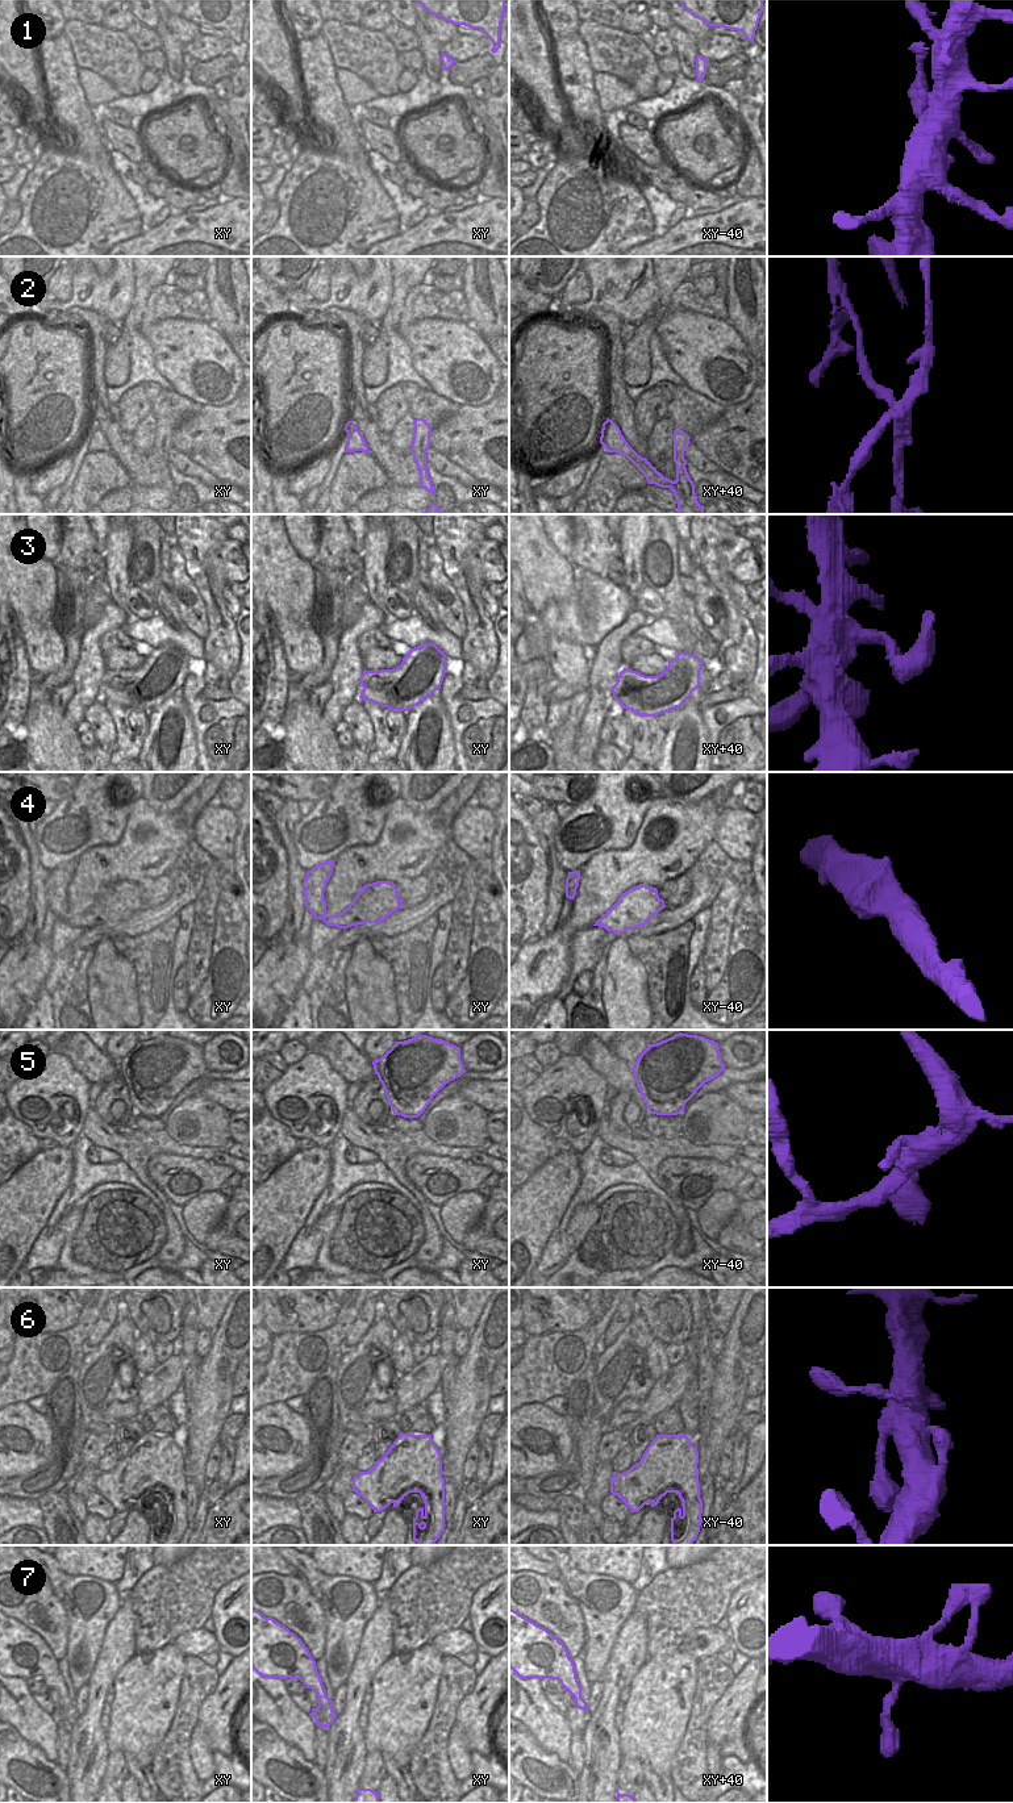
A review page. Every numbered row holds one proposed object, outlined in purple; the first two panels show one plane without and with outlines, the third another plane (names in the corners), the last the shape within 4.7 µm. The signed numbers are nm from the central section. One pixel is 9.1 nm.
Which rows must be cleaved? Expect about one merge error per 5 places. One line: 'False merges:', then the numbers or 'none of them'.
False merges: 2

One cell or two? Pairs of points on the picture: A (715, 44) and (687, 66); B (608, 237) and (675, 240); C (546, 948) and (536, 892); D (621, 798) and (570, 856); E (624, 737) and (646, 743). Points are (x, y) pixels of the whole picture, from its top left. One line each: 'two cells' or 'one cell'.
A: two cells
B: two cells
C: two cells
D: one cell
E: two cells

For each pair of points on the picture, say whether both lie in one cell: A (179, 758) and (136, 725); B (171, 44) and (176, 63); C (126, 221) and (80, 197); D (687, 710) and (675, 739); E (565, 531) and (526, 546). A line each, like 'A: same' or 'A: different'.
A: different
B: same
C: same
D: same
E: different

